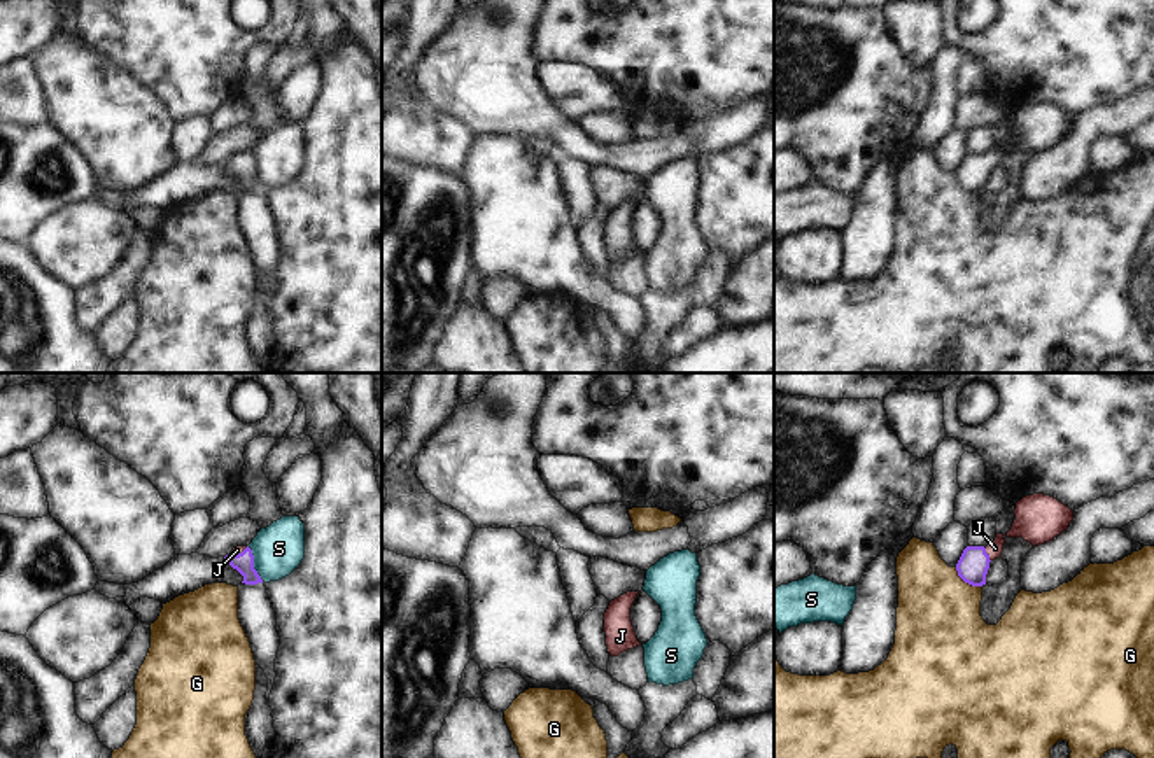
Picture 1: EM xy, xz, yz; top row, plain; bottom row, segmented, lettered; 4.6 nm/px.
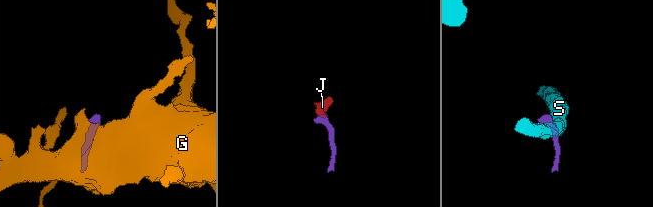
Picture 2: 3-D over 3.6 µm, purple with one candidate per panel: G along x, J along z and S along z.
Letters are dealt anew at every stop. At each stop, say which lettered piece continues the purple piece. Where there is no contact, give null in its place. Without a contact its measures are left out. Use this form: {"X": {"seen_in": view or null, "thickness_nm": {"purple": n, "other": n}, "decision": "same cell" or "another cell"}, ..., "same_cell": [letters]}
{"G": {"seen_in": "yz", "thickness_nm": {"purple": 140, "other": 400}, "decision": "another cell"}, "J": {"seen_in": "yz", "thickness_nm": {"purple": 140, "other": 70}, "decision": "same cell"}, "S": {"seen_in": "xy", "thickness_nm": {"purple": 100, "other": 220}, "decision": "another cell"}, "same_cell": ["J"]}

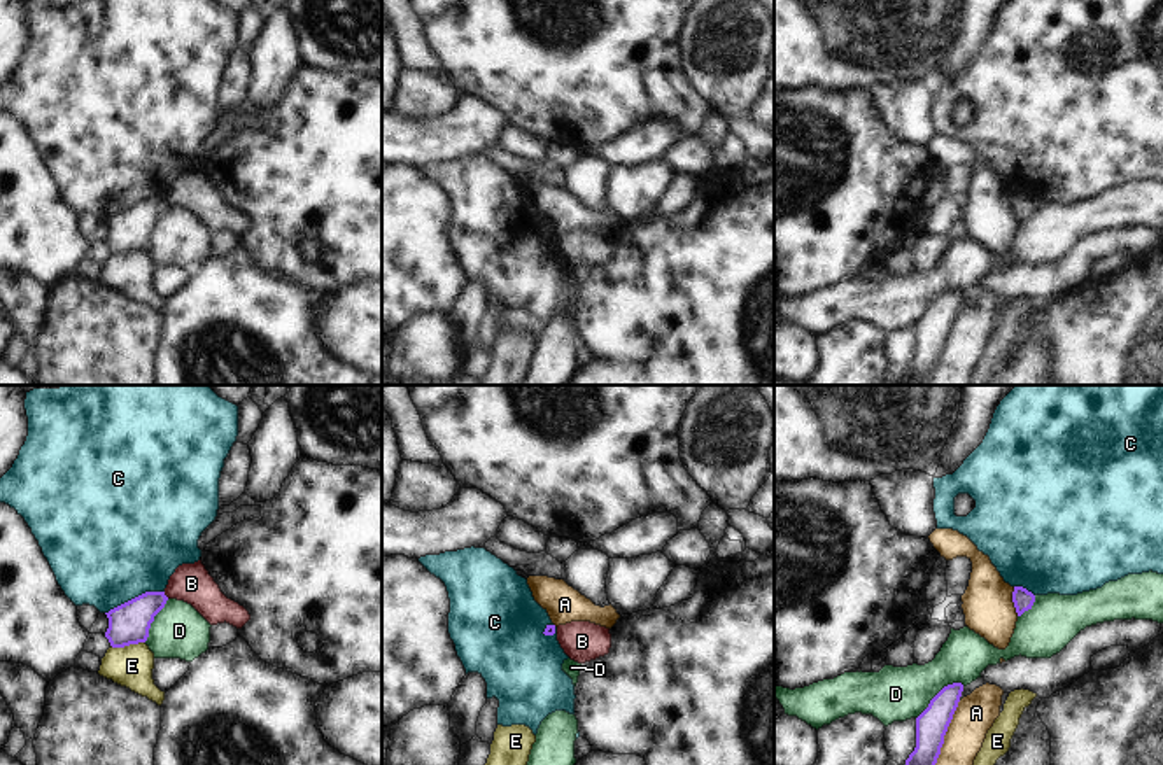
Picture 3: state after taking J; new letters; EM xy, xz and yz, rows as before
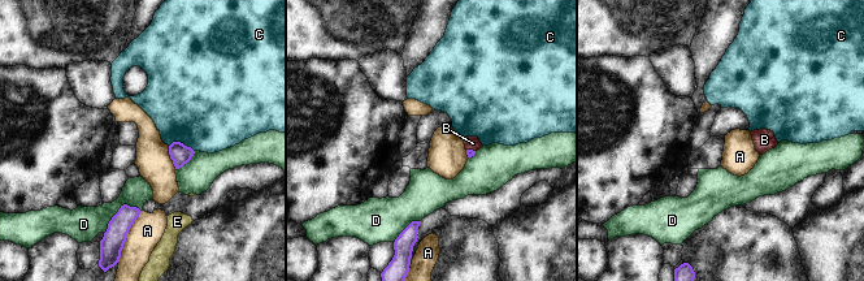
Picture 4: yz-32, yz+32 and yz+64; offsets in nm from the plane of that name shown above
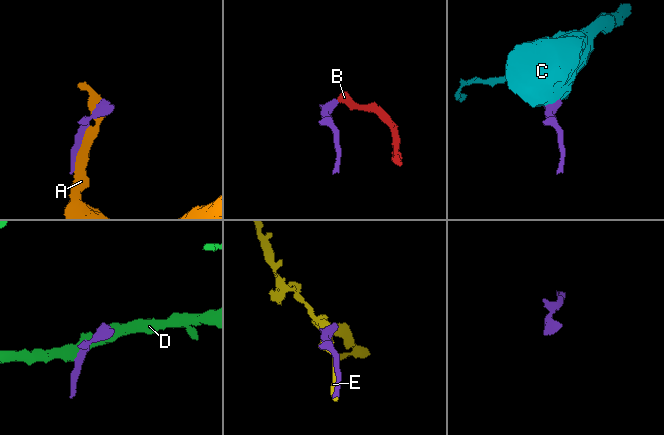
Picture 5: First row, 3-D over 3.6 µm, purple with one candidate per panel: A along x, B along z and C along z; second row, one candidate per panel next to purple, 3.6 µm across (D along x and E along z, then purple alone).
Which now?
{"A": {"seen_in": "yz", "thickness_nm": {"purple": 150, "other": 190}, "decision": "another cell"}, "B": {"seen_in": "xy", "thickness_nm": {"purple": 190, "other": 180}, "decision": "another cell"}, "C": {"seen_in": "xy", "thickness_nm": {"purple": 190, "other": 500}, "decision": "another cell"}, "D": {"seen_in": "yz", "thickness_nm": {"purple": 150, "other": 260}, "decision": "another cell"}, "E": {"seen_in": "xy", "thickness_nm": {"purple": 190, "other": 190}, "decision": "another cell"}, "same_cell": []}

